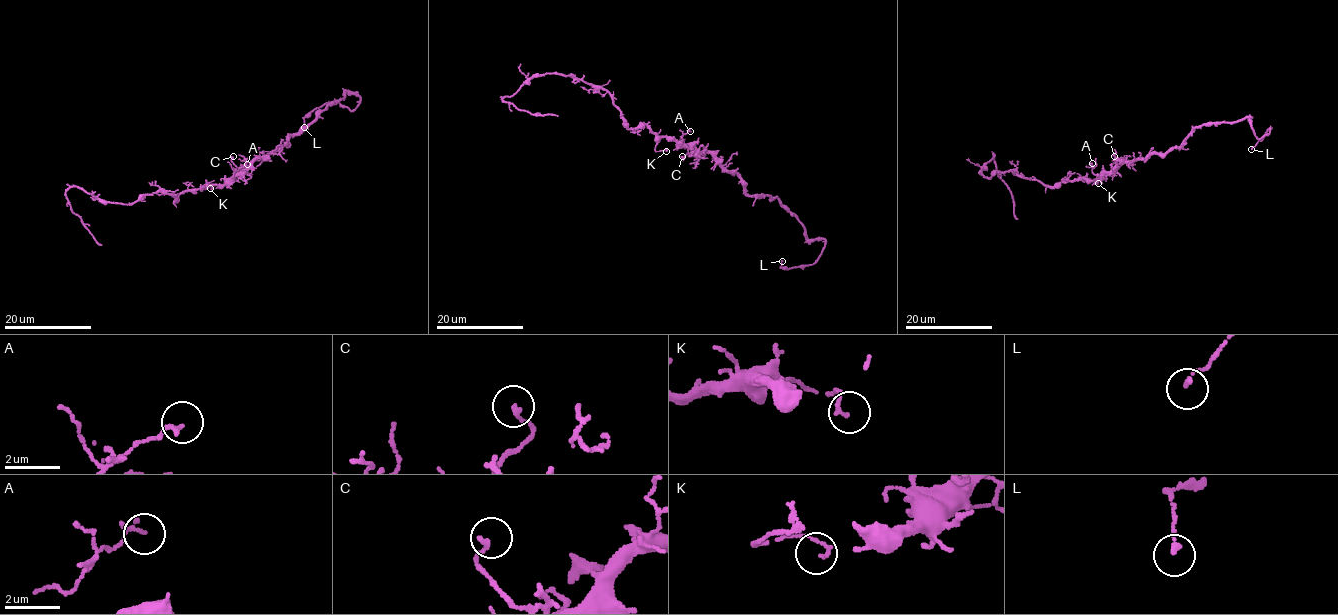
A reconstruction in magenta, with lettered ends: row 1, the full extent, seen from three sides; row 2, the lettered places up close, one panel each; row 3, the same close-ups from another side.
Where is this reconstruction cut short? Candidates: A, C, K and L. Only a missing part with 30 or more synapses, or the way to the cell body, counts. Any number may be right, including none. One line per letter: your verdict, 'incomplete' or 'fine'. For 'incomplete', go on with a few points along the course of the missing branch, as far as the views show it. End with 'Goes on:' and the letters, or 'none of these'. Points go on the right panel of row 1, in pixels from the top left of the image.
A: fine
C: fine
K: fine
L: fine
Goes on: none of these

